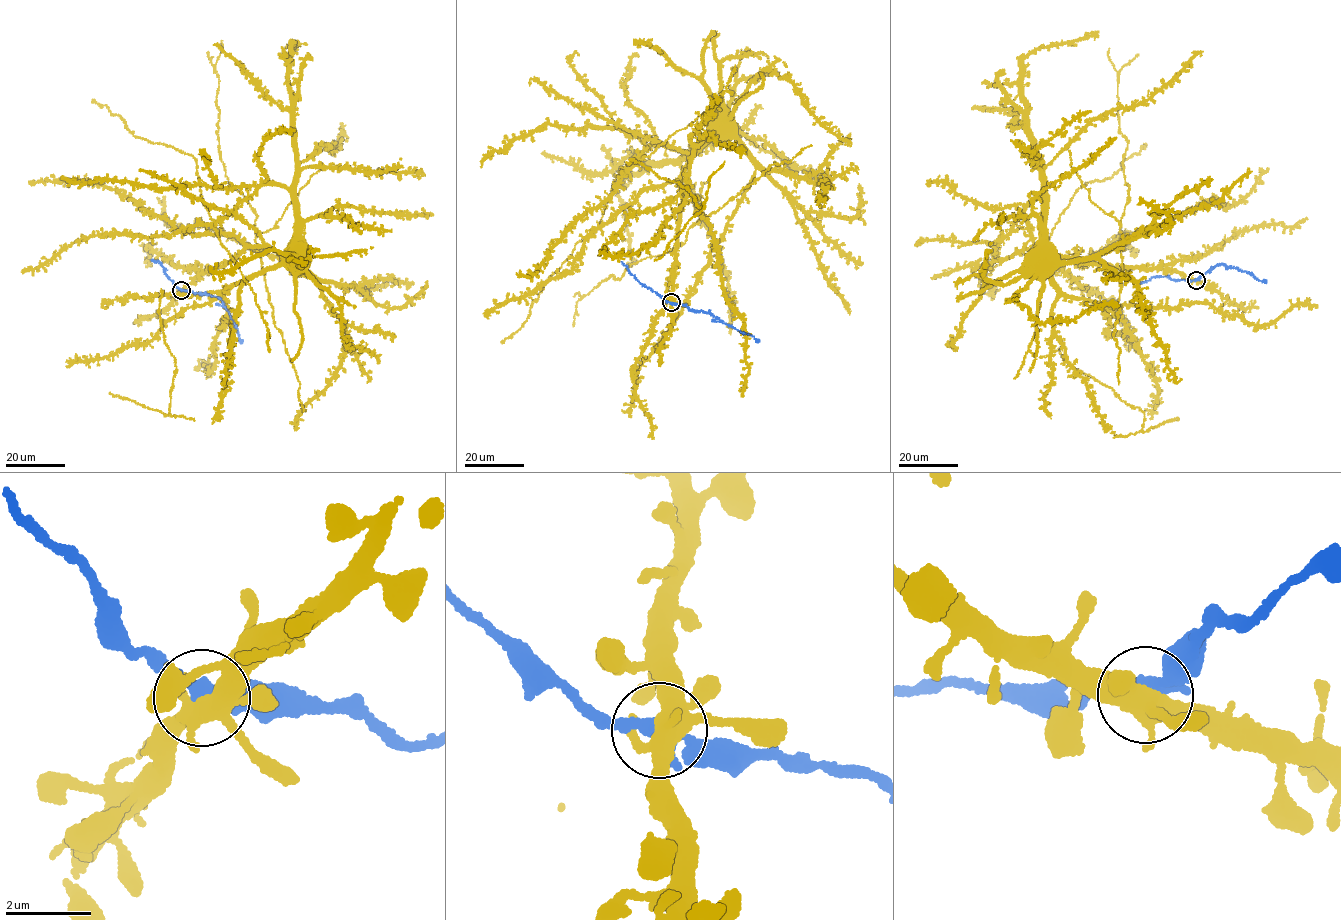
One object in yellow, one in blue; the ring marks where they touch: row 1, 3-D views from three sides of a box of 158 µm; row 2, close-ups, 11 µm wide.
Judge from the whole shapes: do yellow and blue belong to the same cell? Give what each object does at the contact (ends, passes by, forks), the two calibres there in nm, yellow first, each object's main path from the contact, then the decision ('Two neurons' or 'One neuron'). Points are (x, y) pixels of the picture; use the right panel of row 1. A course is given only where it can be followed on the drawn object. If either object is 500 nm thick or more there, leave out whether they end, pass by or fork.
At the ring yellow forks. At the ring blue passes by. Thickness 440 nm (yellow) against 360 nm. Course of yellow: (1197, 280), (1167, 269), (1136, 266), (1122, 268), (1070, 256), (1042, 261), (1030, 271), (1030, 267). Course of blue: (1197, 280), (1220, 264), (1266, 282). Two neurons

